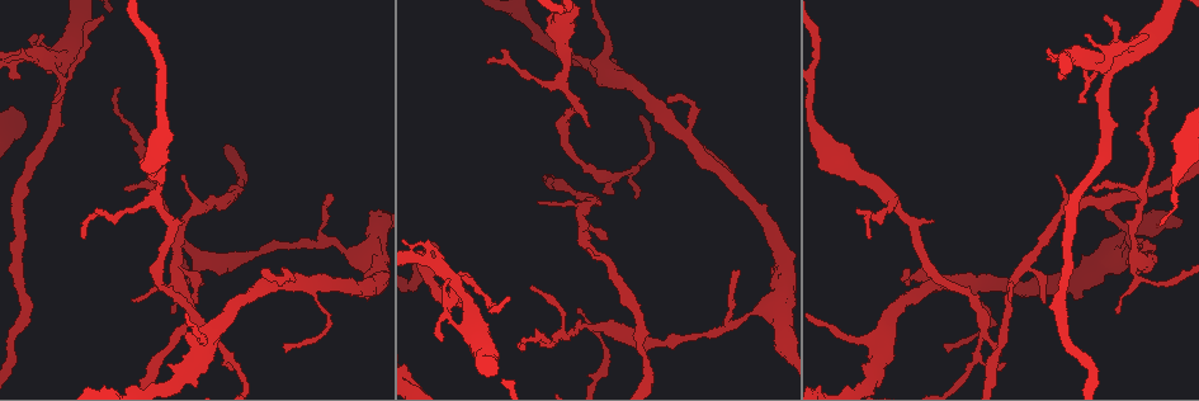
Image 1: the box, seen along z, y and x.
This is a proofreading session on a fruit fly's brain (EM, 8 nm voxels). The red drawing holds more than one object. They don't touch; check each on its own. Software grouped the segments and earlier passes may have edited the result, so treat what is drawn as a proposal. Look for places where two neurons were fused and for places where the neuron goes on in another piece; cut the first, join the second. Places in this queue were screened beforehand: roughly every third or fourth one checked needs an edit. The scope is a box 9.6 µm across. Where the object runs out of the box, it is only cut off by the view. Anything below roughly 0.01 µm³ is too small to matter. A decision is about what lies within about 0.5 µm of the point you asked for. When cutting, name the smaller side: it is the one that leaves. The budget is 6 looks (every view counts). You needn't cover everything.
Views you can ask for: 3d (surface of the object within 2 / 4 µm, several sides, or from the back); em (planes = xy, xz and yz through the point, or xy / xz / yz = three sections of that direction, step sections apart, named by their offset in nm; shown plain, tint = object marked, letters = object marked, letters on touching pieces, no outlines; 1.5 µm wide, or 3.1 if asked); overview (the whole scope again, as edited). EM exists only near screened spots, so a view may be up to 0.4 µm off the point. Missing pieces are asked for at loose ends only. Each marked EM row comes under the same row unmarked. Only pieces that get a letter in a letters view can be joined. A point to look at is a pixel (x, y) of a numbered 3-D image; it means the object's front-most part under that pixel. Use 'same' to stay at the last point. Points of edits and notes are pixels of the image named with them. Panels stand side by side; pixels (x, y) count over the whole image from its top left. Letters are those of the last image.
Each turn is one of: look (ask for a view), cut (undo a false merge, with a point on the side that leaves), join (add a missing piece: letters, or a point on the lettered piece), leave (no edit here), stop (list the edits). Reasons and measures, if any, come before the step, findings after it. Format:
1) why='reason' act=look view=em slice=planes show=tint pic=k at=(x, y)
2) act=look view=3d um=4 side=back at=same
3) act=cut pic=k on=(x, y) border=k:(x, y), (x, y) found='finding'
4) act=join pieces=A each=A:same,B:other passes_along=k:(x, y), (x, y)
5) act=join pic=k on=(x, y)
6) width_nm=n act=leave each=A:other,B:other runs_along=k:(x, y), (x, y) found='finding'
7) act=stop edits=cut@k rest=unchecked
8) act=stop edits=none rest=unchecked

why='touches itself' act=look view=3d um=4 pic=1 at=(441, 313)

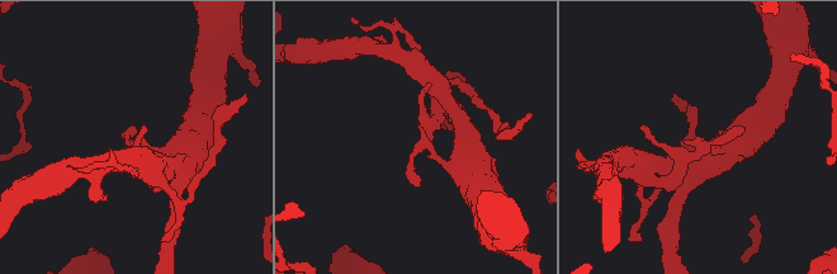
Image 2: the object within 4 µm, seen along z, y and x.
why='now the EM' act=look view=em slice=planes show=tint pic=2 at=(422, 137)

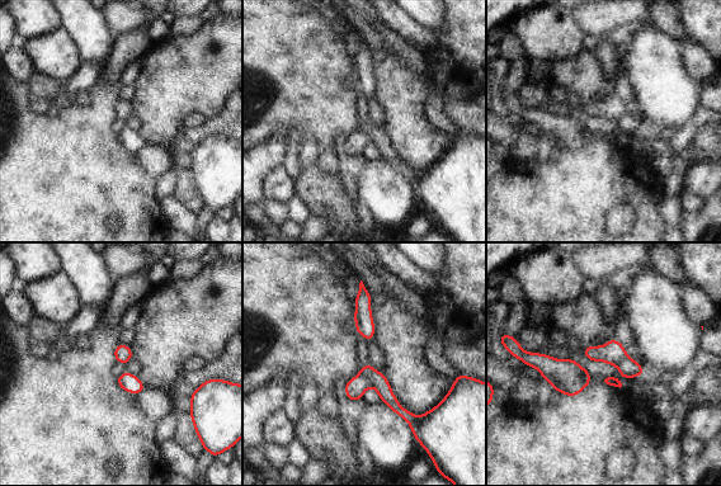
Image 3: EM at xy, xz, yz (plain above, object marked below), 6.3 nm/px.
why='see the neighbours' act=look view=em slice=planes show=letters at=same

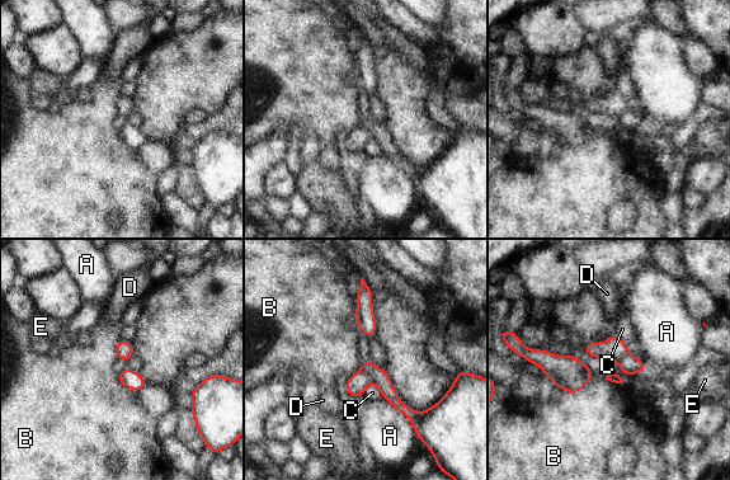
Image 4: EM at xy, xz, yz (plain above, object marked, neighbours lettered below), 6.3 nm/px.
width_nm=120 act=cut pic=4 on=(356, 385) each=A:other,B:other,C:other,D:other,E:other border=4:(359, 372), (372, 381) found='a second neuron is stuck on'

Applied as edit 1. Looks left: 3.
why='free end' act=look view=em slice=planes show=letters pic=1 at=(170, 313)

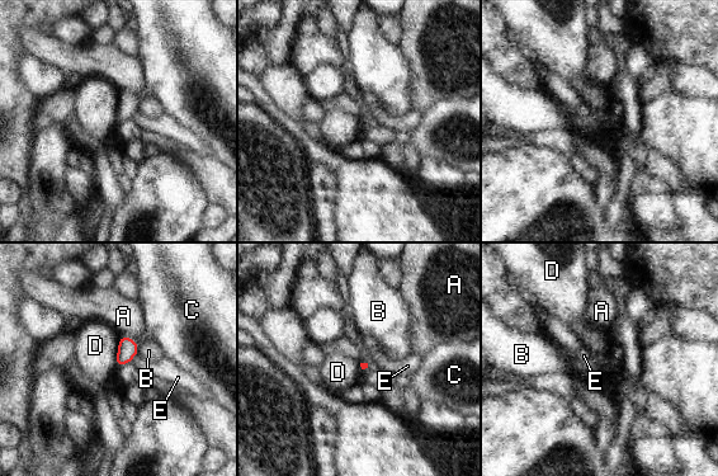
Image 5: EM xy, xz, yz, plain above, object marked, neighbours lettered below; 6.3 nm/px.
act=leave each=A:other,B:other,C:other,D:other,E:other border=5:(119, 338), (116, 364) found='none of them fits'

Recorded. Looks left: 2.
why='branch stops here' act=look view=3d um=4 pic=1 at=(183, 221)

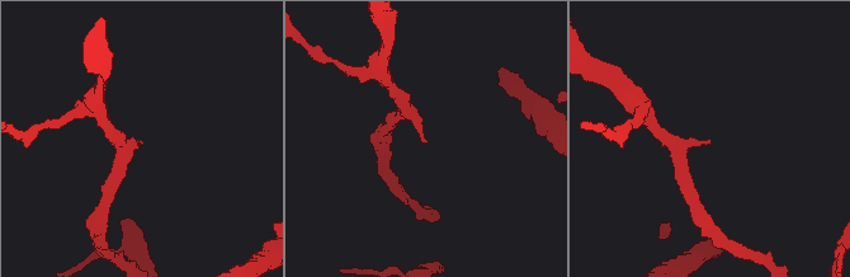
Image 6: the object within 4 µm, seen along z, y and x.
act=look view=em slice=xz step=8 show=letters pic=6 at=(425, 142)

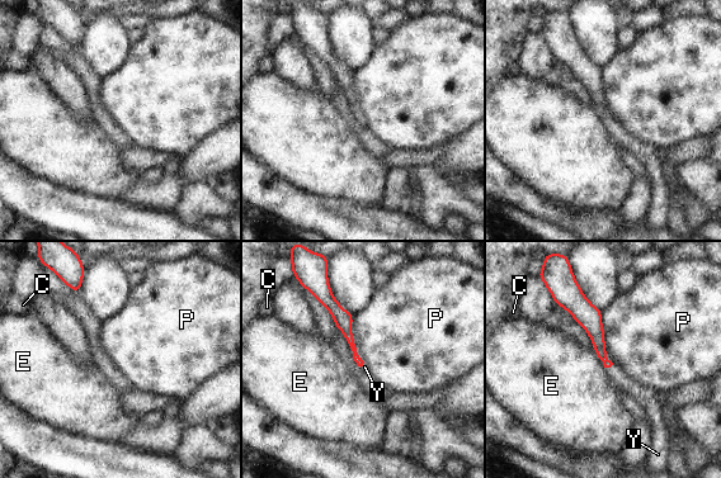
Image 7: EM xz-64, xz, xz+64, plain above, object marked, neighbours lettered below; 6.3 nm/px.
act=join pieces=Y each=C:other,E:other,P:other,Y:same passes_along=7:(595, 331), (608, 367), (615, 373) found='it goes on there'

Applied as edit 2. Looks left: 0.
act=stop edits=cut@4,join@7 rest=unchecked

